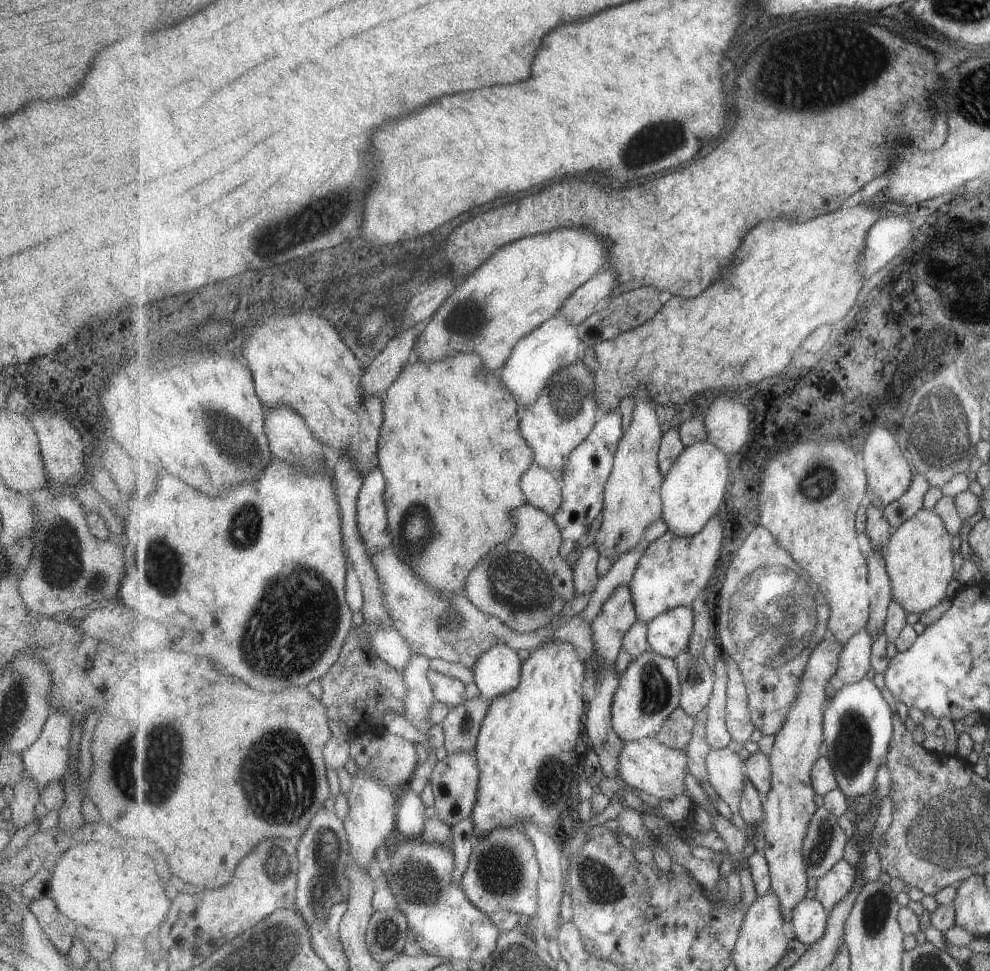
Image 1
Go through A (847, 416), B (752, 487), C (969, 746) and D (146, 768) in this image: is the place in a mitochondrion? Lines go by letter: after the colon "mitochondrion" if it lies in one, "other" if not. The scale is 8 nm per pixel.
A: other
B: other
C: other
D: mitochondrion

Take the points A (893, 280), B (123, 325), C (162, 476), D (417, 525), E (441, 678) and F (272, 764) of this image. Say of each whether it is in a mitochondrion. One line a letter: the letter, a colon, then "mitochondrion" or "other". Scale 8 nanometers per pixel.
A: other
B: other
C: other
D: mitochondrion
E: other
F: mitochondrion

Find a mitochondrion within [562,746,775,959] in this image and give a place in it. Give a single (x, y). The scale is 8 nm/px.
(603, 888)

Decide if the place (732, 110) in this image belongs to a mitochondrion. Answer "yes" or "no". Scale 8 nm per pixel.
no

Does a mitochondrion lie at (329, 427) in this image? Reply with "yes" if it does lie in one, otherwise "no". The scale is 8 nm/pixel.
no

